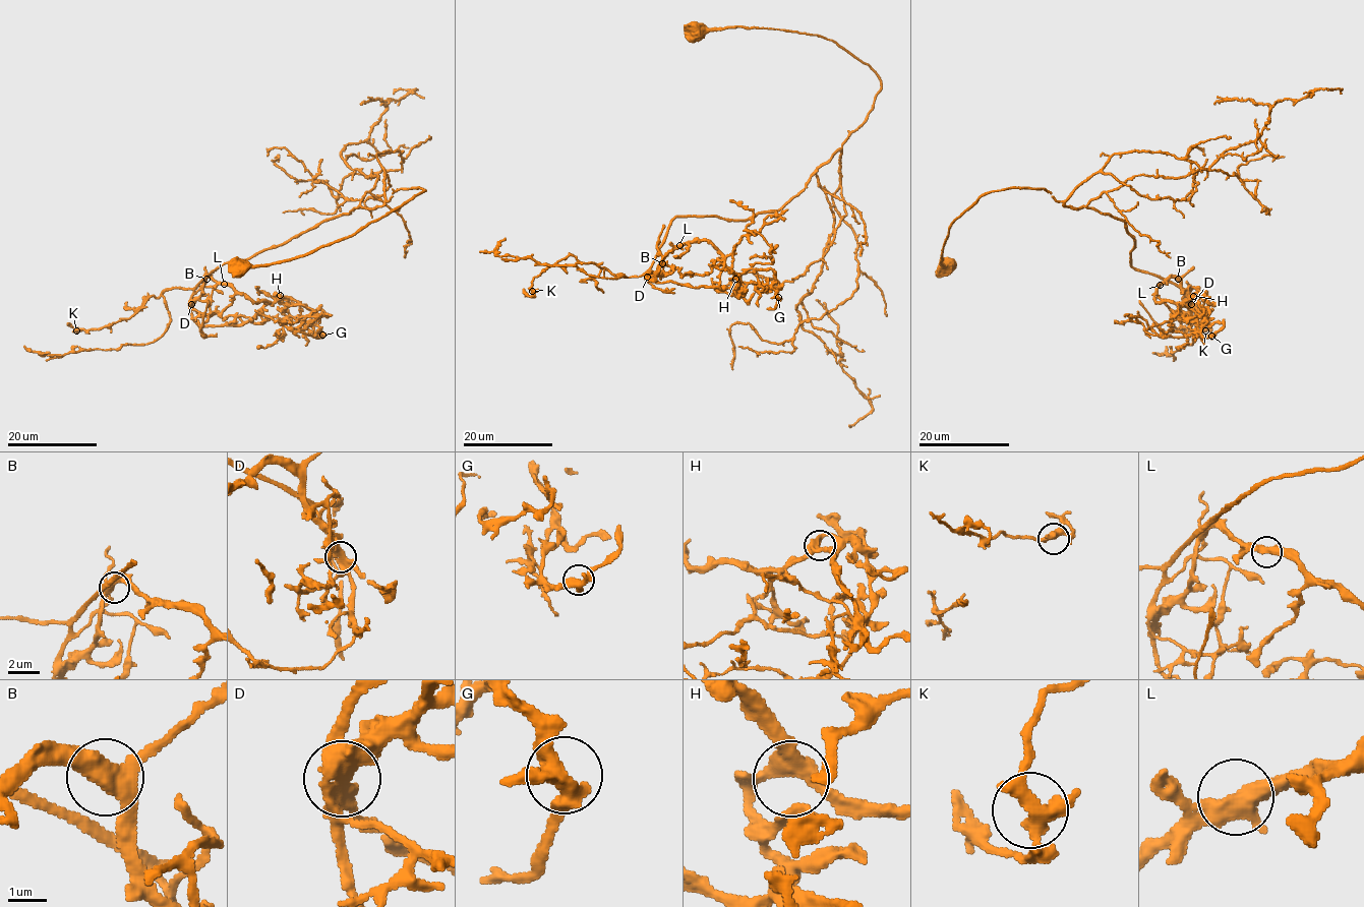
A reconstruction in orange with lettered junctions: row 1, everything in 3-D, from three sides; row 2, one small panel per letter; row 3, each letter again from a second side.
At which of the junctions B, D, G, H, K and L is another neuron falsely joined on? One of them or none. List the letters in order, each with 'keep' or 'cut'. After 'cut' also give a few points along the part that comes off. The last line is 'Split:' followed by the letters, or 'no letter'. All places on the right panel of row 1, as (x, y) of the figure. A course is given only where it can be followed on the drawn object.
B: keep
D: cut; course (1191, 305), (1174, 278), (1158, 287), (1155, 300), (1197, 298), (1206, 319), (1203, 337), (1220, 330), (1223, 319)
G: keep
H: keep
K: keep
L: keep
Split: D

